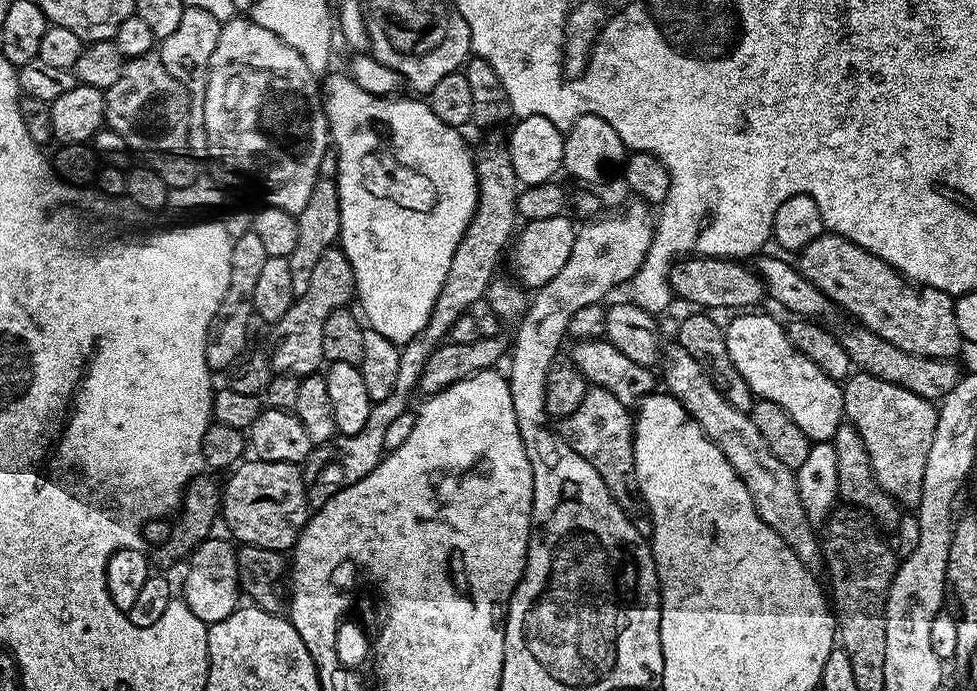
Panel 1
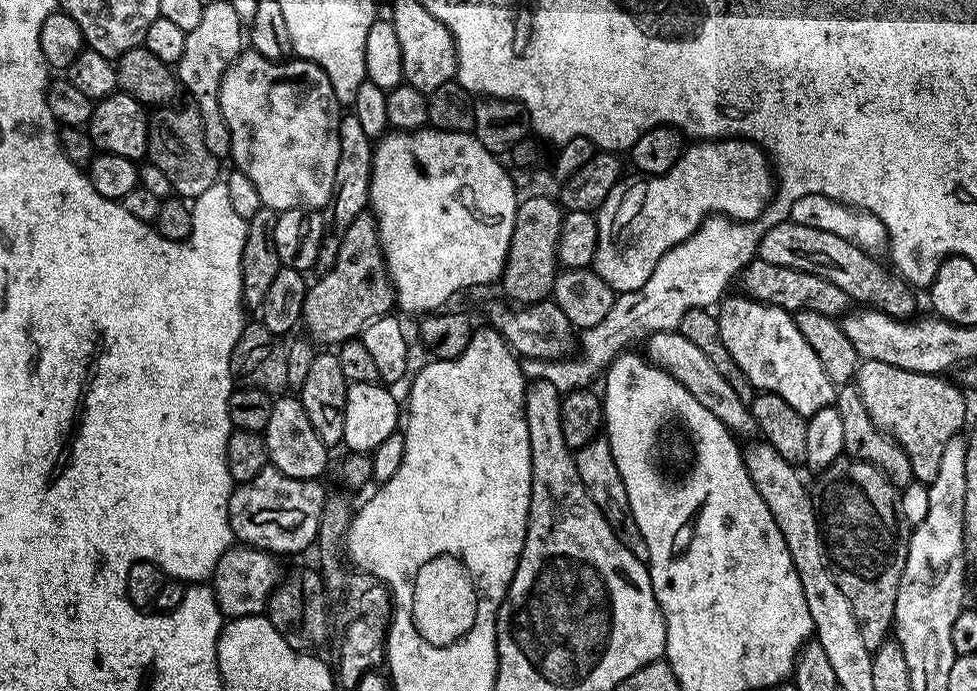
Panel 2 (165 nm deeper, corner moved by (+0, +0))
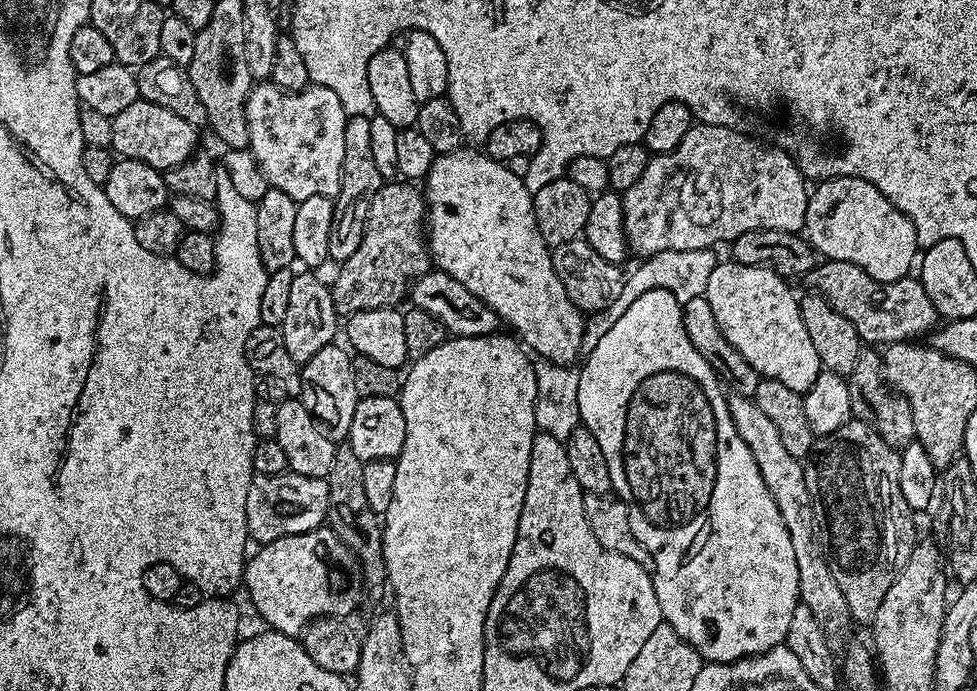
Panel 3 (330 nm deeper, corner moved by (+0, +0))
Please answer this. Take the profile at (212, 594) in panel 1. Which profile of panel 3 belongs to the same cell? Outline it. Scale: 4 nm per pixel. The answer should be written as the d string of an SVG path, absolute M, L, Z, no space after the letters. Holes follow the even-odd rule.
M321 526L302 534L283 536L257 549L253 556L251 553L247 557L242 588L248 591L257 614L268 623L265 625L271 631L299 637L312 620L324 616L348 618L359 606L360 592L365 591L360 561L330 527Z

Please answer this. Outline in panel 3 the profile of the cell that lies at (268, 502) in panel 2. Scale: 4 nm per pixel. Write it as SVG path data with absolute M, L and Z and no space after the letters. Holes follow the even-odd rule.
M287 471L282 476L257 476L253 475L248 493L246 494L246 522L248 534L253 541L266 545L272 540L277 540L290 534L302 534L325 523L328 515L328 482L327 479L319 480L309 476L300 476L297 472Z

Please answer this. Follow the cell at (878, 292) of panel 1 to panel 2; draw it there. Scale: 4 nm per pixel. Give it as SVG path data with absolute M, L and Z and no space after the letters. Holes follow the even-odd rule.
M789 218L773 228L765 228L756 256L774 262L774 266L790 266L794 270L806 270L806 274L818 274L818 278L834 282L838 290L846 290L849 301L856 303L857 300L857 305L877 308L888 316L901 318L915 313L912 312L916 308L914 292L903 276L891 267L883 268L875 255L863 252L853 240L838 238L833 232L814 230L814 226L798 226Z

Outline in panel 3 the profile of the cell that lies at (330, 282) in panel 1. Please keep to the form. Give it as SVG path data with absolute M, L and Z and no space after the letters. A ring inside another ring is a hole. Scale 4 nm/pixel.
M396 182L381 183L369 199L354 254L342 261L336 281L331 281L333 302L340 314L399 305L399 300L411 293L412 285L433 271L432 254L425 240L425 193L412 182L392 183Z

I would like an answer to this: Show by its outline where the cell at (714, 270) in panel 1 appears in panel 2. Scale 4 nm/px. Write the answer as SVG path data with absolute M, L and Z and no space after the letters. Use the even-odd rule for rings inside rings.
M753 258L738 277L739 291L750 300L759 304L778 306L793 314L806 310L814 310L818 314L826 314L840 318L849 311L850 301L846 290L838 290L834 282L826 278L818 278L818 274L806 274L806 270L794 270L790 266L774 266L774 262L766 262Z

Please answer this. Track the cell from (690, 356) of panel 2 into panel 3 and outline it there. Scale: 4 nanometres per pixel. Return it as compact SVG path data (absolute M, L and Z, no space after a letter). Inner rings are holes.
M729 395L728 409L738 434L742 434L742 442L750 446L750 454L754 454L754 462L758 462L762 482L766 482L766 490L770 498L774 498L774 506L778 506L782 522L786 522L790 543L794 545L794 562L798 562L800 603L810 606L829 644L839 645L839 640L848 632L850 617L846 598L842 598L842 590L838 590L838 582L834 582L834 574L830 574L826 530L822 530L822 522L818 522L818 510L814 510L814 502L810 498L810 486L806 486L804 464L798 458L794 458L794 454L789 454L786 445L782 443L782 437L778 434L778 429L770 423L770 418L766 418L766 414L762 414L762 410L758 410L753 397Z

